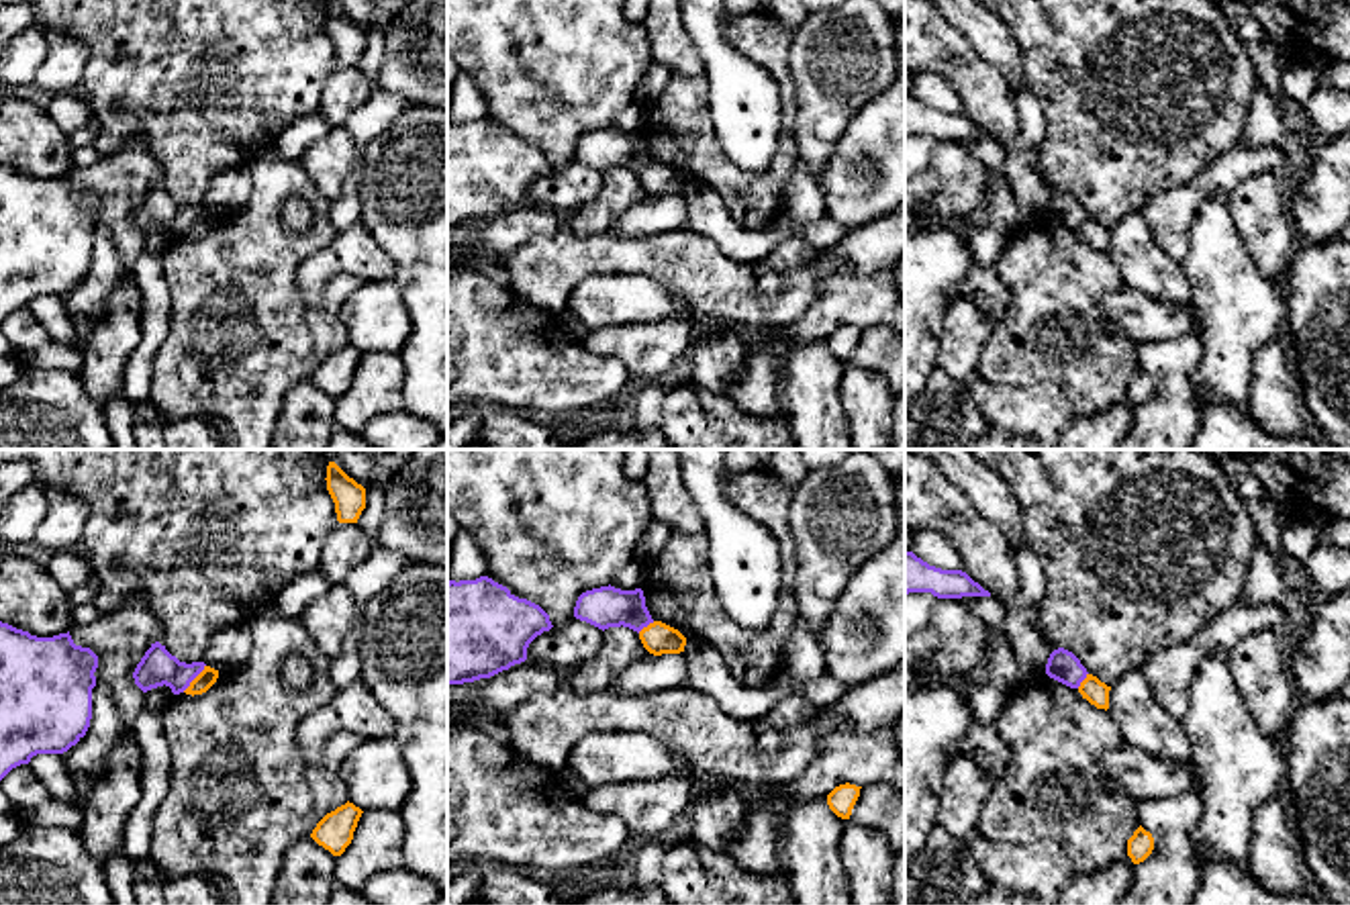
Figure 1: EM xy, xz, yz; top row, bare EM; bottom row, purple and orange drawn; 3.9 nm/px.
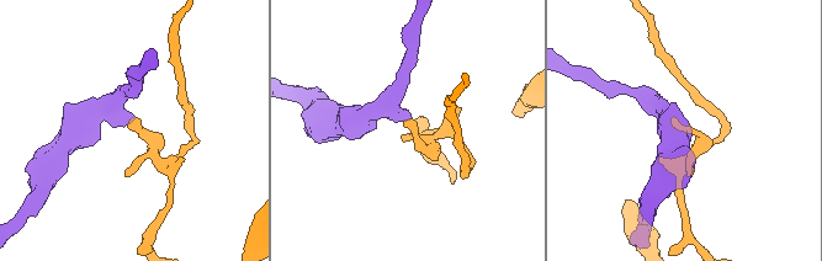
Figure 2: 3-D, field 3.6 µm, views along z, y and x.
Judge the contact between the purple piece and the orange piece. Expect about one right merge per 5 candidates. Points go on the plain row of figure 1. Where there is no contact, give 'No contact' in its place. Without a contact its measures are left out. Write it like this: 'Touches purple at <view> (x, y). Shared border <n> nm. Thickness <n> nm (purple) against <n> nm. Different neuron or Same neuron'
Touches purple at xy (195, 219). Shared border 140 nm. Thickness 150 nm (purple) against 70 nm. Different neuron

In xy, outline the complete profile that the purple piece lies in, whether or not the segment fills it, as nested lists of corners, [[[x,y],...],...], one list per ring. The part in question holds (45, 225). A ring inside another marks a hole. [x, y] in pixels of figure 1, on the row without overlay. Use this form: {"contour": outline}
{"contour": [[[0,163],[0,323],[37,296],[63,296],[88,274],[92,261],[92,231],[96,229],[98,198],[76,188],[69,174],[37,180]]]}

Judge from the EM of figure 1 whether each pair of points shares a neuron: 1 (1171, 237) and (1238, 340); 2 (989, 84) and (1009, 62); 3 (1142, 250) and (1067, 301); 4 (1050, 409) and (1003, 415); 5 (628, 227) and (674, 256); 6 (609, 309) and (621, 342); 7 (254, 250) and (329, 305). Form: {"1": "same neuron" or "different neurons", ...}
{"1": "different neurons", "2": "different neurons", "3": "different neurons", "4": "same neuron", "5": "different neurons", "6": "different neurons", "7": "same neuron"}

